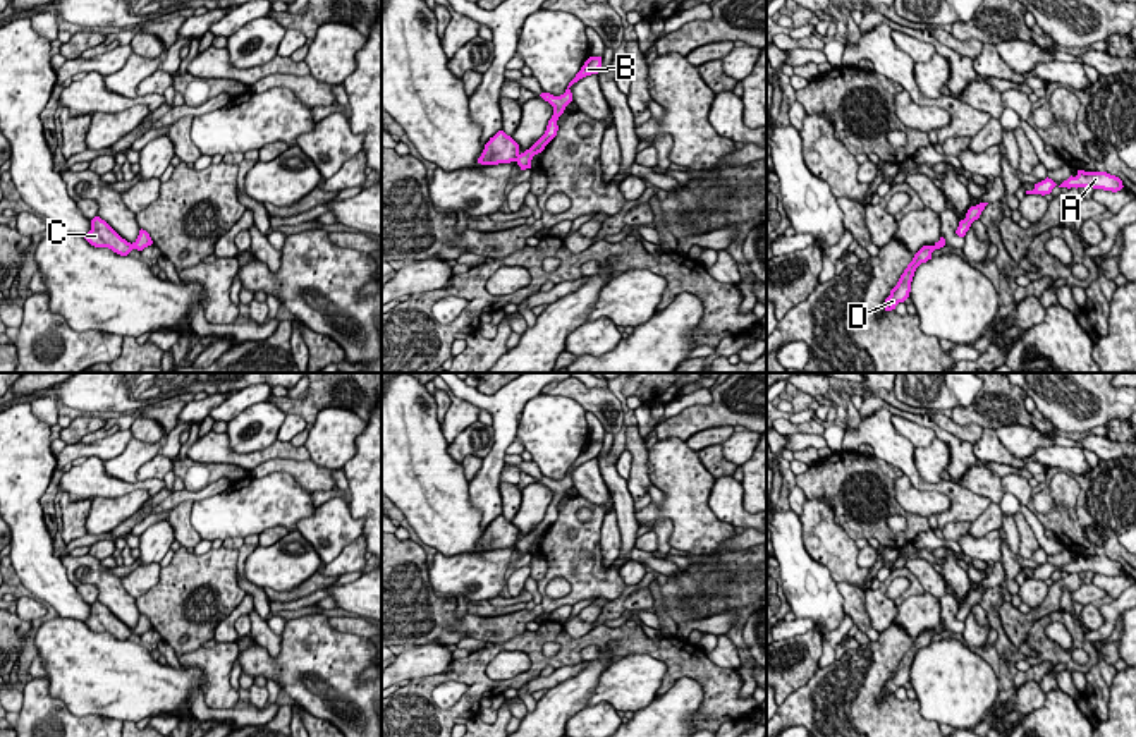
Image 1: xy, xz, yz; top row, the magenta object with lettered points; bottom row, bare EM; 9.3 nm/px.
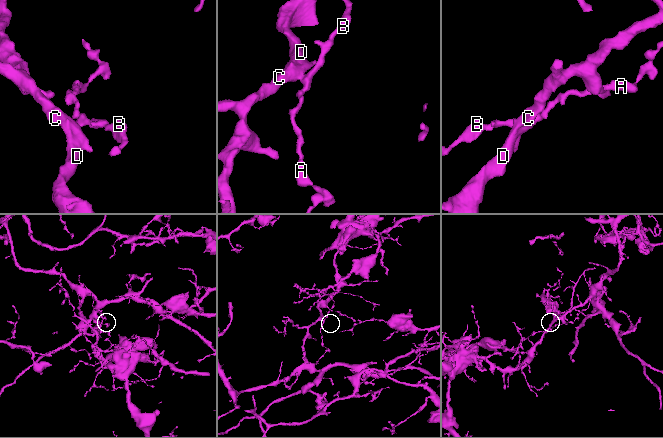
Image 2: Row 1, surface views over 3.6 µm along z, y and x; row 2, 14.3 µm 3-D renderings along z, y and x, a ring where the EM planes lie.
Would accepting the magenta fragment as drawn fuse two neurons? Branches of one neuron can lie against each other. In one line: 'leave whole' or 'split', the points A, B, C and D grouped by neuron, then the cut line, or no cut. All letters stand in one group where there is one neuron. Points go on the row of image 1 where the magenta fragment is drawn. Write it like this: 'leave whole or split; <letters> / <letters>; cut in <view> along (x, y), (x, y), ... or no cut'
split; A B / C D; cut in xz along (519, 155), (514, 160)

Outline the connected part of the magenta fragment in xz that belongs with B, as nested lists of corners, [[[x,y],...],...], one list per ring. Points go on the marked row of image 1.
[[[589,57],[581,67],[581,70],[576,74],[576,77],[569,82],[564,94],[560,96],[553,96],[550,93],[540,94],[545,101],[548,101],[553,107],[553,115],[548,120],[545,134],[529,149],[526,149],[516,158],[521,170],[531,168],[533,156],[541,153],[545,146],[557,136],[559,131],[557,120],[564,113],[565,107],[572,101],[572,93],[569,88],[586,76],[598,74],[600,67],[602,57]]]

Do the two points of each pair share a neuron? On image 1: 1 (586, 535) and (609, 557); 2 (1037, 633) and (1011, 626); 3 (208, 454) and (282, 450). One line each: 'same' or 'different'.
1: different
2: different
3: same

